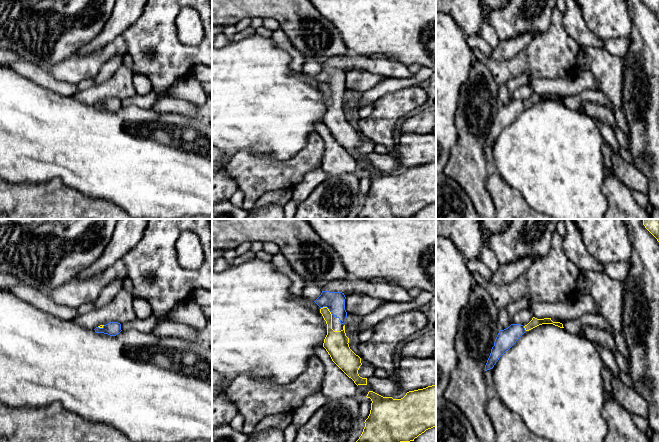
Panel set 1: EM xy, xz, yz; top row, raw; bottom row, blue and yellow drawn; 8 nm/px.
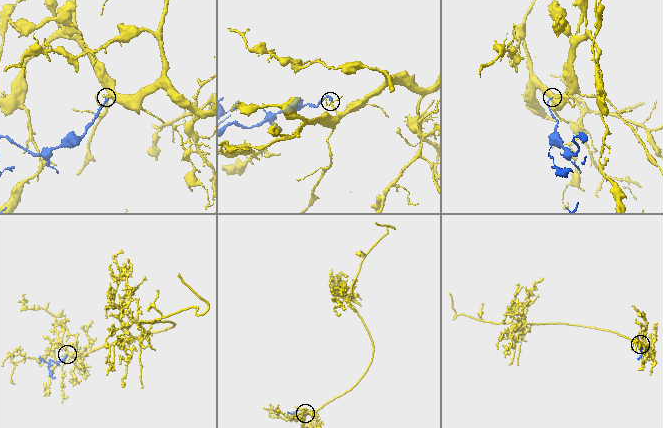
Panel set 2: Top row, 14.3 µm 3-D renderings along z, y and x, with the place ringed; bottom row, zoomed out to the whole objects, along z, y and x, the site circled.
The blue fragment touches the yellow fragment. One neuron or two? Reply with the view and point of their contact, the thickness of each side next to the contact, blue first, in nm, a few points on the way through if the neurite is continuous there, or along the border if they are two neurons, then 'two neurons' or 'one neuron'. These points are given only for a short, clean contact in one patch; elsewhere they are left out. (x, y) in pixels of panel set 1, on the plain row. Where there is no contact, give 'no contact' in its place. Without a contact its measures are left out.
contact xz (327, 83); calibres 160 and 110 nm; way xz (335, 77), (327, 83), (329, 106), (333, 113); one neuron

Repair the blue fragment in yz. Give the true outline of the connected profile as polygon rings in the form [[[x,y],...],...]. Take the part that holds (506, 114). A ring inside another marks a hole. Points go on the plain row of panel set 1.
[[[533,93],[525,102],[520,100],[511,100],[508,104],[499,107],[485,141],[485,147],[492,145],[499,134],[508,127],[526,107],[542,100],[553,100],[560,104],[564,104],[562,99],[553,98],[551,94],[537,95]]]

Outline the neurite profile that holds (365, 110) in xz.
[[[373,104],[363,105],[355,116],[358,119],[365,119],[372,113],[373,108]]]

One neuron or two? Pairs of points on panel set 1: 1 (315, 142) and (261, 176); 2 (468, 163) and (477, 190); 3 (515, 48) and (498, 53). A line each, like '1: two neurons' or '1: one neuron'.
1: one neuron
2: one neuron
3: one neuron

